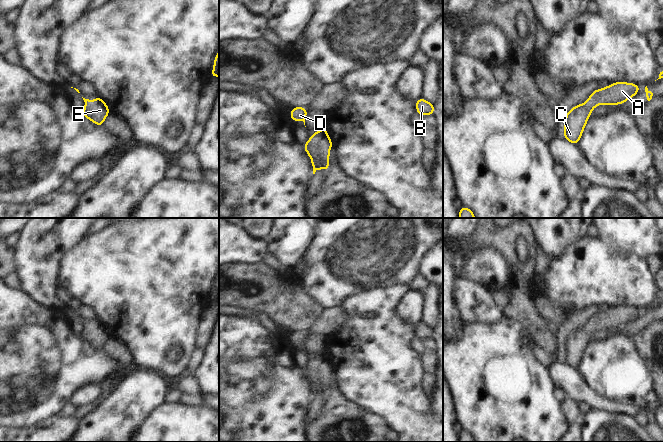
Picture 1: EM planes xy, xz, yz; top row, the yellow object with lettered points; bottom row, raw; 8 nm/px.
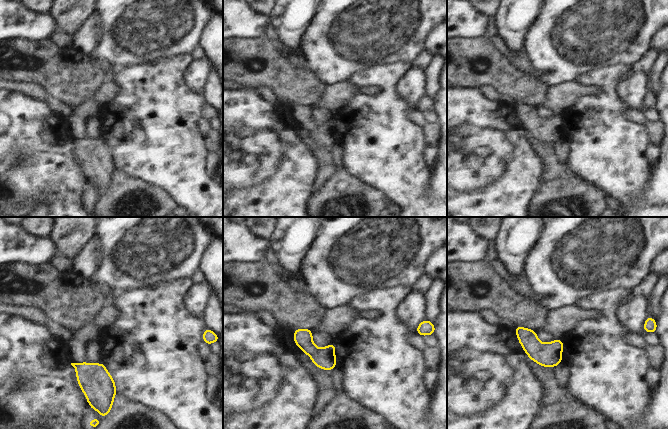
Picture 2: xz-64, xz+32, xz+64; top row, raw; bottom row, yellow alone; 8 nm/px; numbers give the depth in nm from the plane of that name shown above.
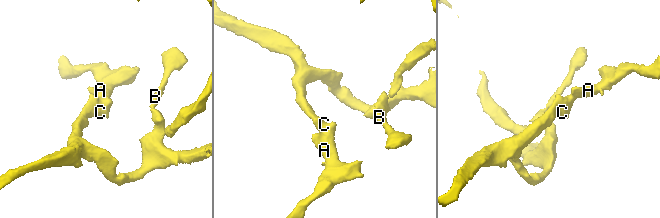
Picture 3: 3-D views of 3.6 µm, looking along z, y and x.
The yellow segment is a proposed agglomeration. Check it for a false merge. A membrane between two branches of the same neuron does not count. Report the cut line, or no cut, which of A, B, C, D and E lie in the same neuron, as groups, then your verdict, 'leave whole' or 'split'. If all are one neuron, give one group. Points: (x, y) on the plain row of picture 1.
cut none; groups A B C D E; leave whole

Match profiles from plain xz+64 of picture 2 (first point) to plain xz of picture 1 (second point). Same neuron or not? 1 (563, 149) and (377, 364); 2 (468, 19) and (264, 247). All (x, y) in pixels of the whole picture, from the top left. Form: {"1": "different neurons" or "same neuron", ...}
{"1": "different neurons", "2": "same neuron"}

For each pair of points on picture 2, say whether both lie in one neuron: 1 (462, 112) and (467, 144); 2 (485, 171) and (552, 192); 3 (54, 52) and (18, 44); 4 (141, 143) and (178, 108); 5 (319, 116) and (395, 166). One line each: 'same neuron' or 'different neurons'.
1: same neuron
2: different neurons
3: same neuron
4: same neuron
5: different neurons

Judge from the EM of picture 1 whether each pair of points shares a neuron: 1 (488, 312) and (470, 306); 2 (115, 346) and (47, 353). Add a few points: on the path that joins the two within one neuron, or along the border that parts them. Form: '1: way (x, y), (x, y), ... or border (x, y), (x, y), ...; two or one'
1: way (484, 311), (474, 306); one
2: border (102, 350), (122, 364); two

